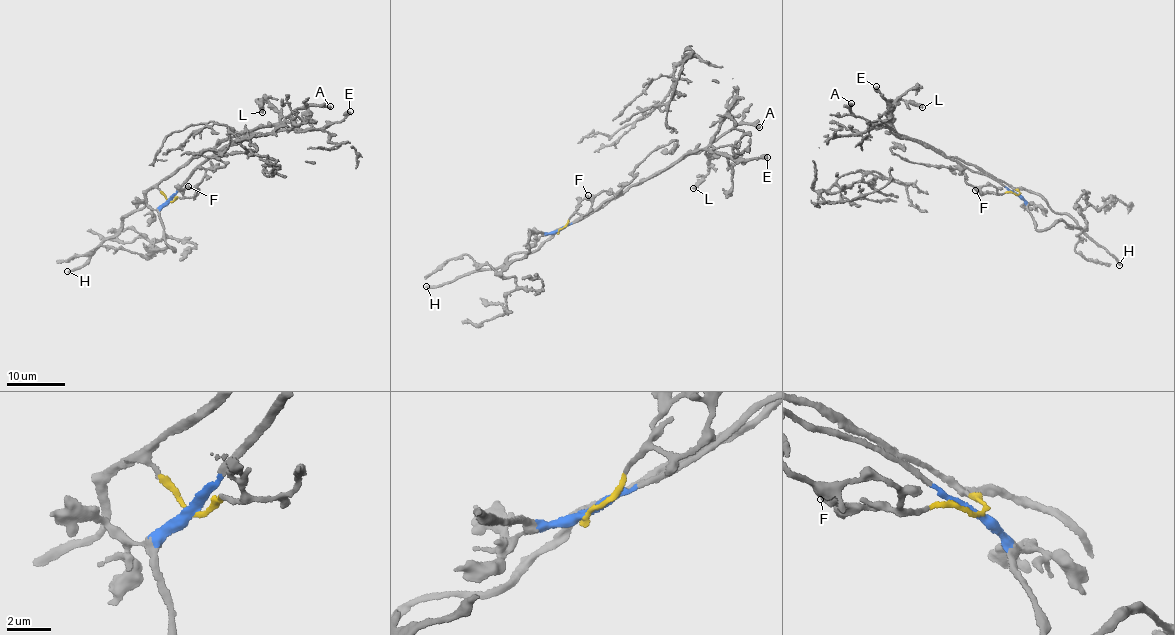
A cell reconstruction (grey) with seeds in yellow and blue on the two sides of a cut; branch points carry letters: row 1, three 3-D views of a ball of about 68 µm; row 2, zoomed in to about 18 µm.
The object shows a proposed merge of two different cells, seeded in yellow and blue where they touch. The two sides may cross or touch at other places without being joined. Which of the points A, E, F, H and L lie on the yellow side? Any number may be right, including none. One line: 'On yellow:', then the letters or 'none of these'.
On yellow: A, F, H

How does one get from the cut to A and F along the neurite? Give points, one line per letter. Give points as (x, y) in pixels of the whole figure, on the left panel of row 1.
A: (170, 201), (159, 183), (195, 157), (233, 137), (282, 123), (300, 108), (318, 104), (330, 107)
F: (170, 201), (181, 197), (182, 191), (188, 186)

